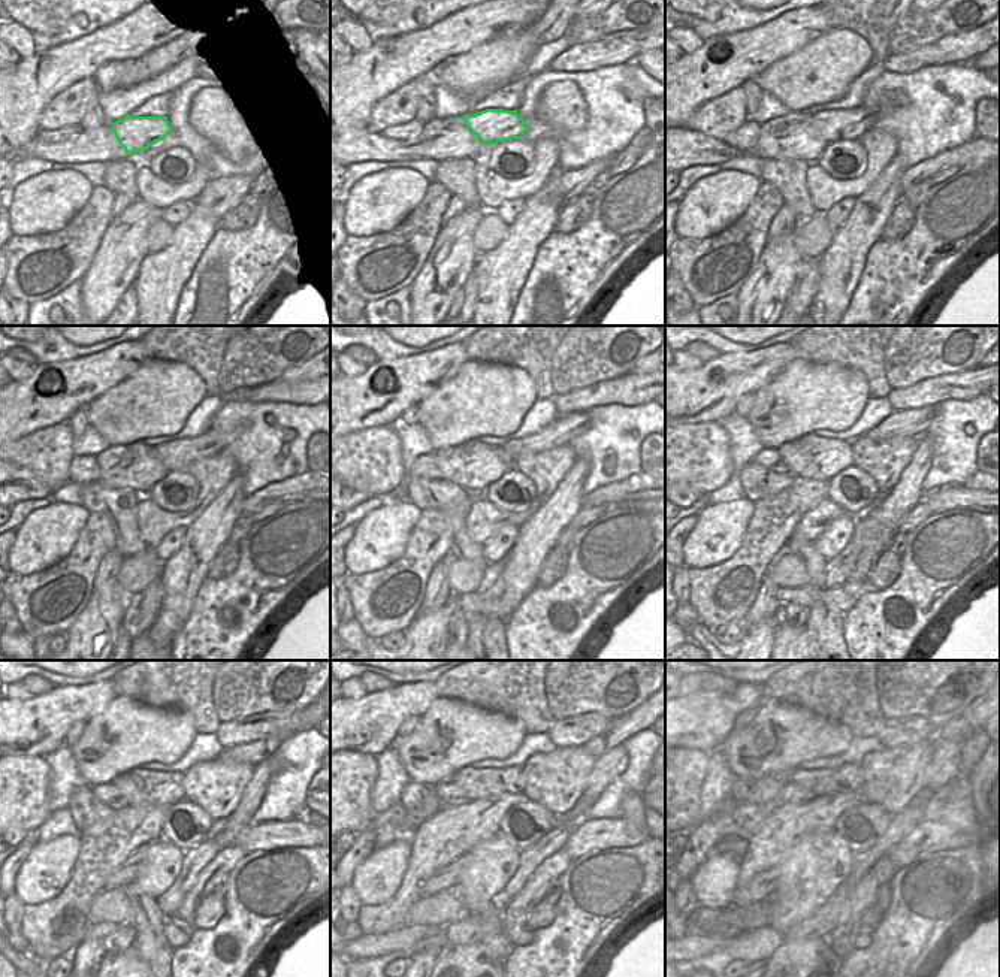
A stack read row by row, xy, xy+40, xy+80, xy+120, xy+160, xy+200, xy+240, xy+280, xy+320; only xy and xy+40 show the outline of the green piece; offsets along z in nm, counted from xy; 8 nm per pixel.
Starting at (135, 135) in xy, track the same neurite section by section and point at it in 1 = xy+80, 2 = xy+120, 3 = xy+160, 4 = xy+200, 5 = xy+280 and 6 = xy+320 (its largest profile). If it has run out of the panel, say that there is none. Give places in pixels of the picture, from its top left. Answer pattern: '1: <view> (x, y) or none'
1: xy+80 (842, 124)
2: xy+120 (180, 454)
3: xy+160 (565, 427)
4: xy+200 (911, 423)
5: xy+280 (621, 729)
6: xy+320 (969, 722)

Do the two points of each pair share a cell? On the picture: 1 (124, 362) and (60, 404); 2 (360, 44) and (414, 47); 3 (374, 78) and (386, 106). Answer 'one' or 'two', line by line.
1: one
2: two
3: two

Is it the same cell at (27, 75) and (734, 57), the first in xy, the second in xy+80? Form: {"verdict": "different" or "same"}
{"verdict": "same"}

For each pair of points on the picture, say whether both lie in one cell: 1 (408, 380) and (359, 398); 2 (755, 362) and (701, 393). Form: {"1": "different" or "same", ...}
{"1": "same", "2": "same"}

